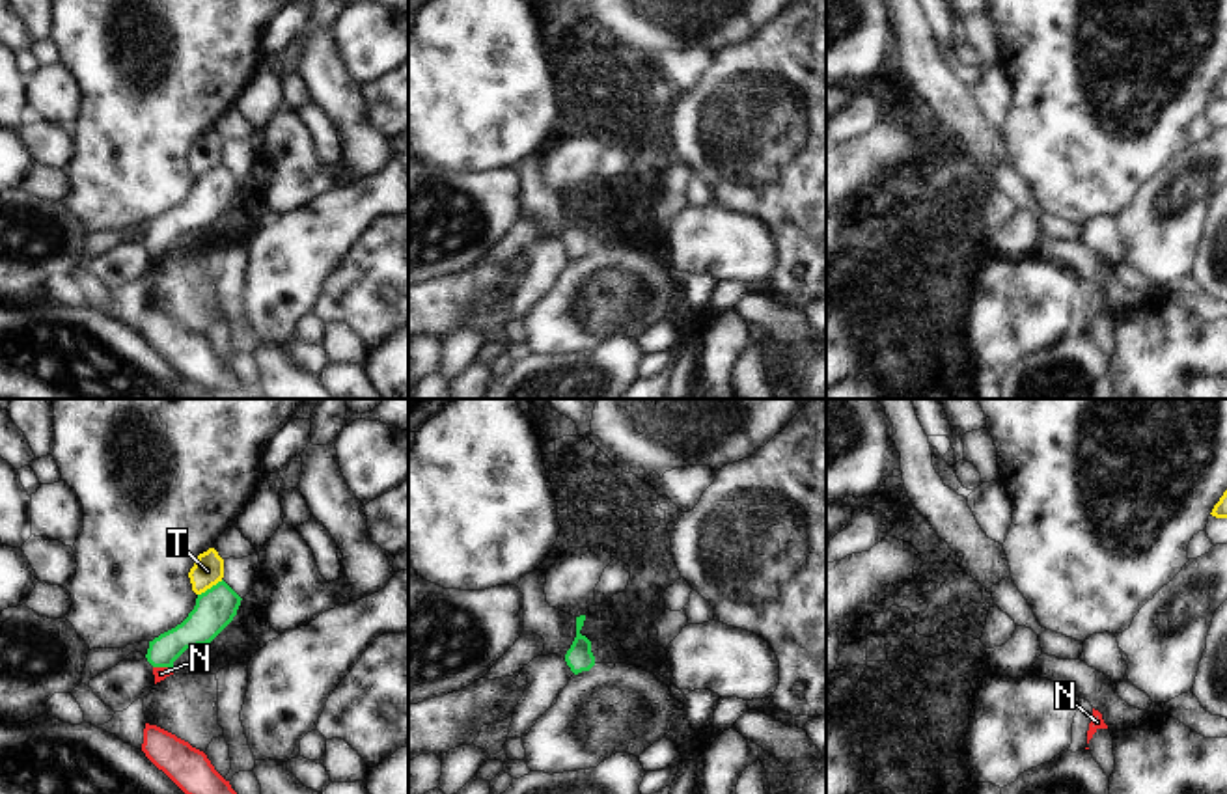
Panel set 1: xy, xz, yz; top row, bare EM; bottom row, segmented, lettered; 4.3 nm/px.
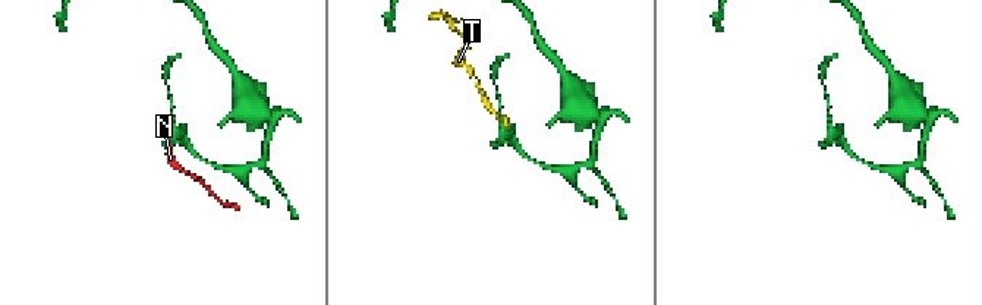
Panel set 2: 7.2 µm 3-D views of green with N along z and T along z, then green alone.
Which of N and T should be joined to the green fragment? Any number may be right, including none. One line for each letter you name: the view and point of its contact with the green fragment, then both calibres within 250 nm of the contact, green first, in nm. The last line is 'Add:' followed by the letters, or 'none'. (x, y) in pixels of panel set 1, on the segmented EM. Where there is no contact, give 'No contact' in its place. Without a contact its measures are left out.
N: Touches green at xy (163, 666). Thickness 150 nm (green) against 60 nm
Add: N

